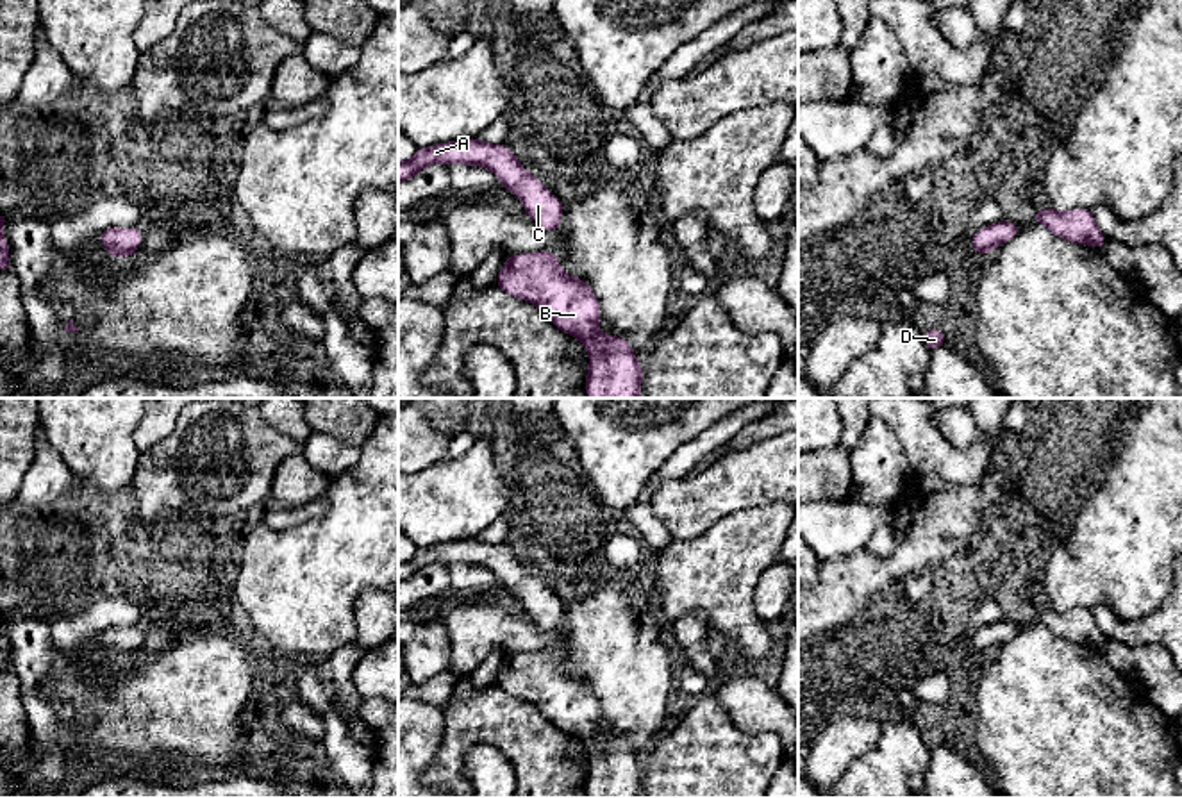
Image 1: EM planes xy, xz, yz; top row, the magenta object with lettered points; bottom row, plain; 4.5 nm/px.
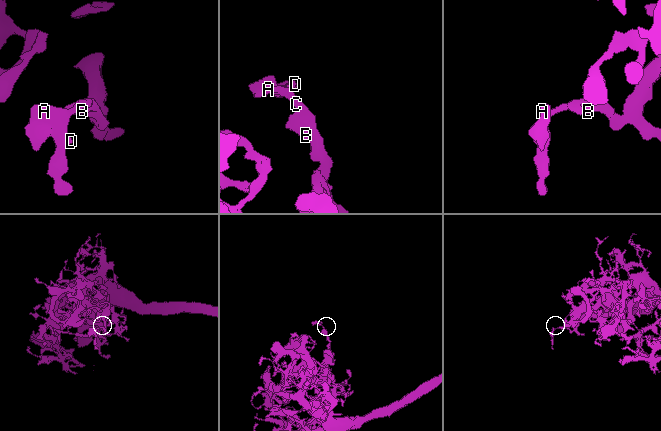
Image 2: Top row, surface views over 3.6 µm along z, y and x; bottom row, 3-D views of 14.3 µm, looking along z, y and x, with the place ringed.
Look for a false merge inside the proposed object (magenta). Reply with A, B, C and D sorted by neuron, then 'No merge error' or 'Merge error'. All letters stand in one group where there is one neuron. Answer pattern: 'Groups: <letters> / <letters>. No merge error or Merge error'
Groups: A B C D. No merge error

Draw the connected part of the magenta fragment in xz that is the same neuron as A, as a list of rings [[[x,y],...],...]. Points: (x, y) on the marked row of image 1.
[[[473,137],[418,148],[412,159],[398,162],[398,184],[412,179],[434,162],[462,162],[491,170],[505,189],[520,196],[527,214],[534,218],[545,232],[557,230],[562,218],[561,200],[518,162],[507,145],[487,145]]]

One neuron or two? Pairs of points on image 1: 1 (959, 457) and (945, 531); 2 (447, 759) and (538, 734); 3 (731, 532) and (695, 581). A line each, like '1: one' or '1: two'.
1: two
2: one
3: one

